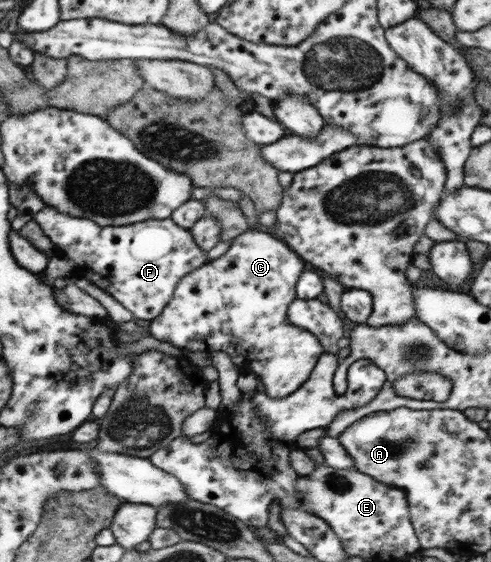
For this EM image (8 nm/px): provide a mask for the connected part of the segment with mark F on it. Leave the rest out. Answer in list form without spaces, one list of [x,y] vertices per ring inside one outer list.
[[[46,206],[43,210],[40,210],[39,213],[35,214],[33,220],[37,225],[40,226],[42,232],[48,239],[51,239],[51,242],[56,246],[55,253],[49,255],[51,258],[53,255],[62,255],[69,260],[74,261],[74,271],[69,274],[69,277],[75,278],[84,278],[89,282],[92,282],[95,287],[101,288],[107,294],[110,294],[117,302],[120,302],[127,310],[130,310],[134,314],[134,318],[141,318],[143,320],[154,320],[158,314],[161,314],[161,311],[165,308],[165,305],[170,301],[170,298],[174,295],[175,287],[177,283],[182,280],[182,278],[189,274],[192,270],[203,266],[206,262],[206,250],[199,248],[199,245],[195,242],[193,235],[190,233],[190,229],[181,228],[179,225],[175,224],[171,218],[164,220],[152,220],[145,222],[137,222],[136,224],[131,224],[131,226],[105,226],[105,228],[99,228],[95,222],[92,222],[88,219],[83,218],[73,218],[69,214],[61,214],[56,208]]]

